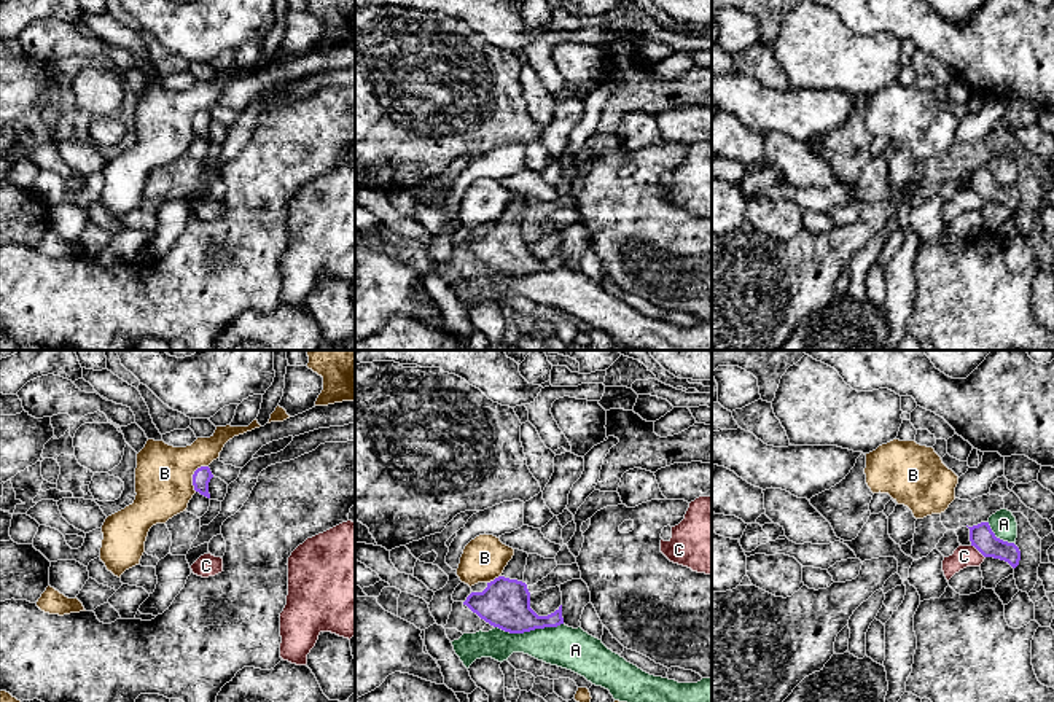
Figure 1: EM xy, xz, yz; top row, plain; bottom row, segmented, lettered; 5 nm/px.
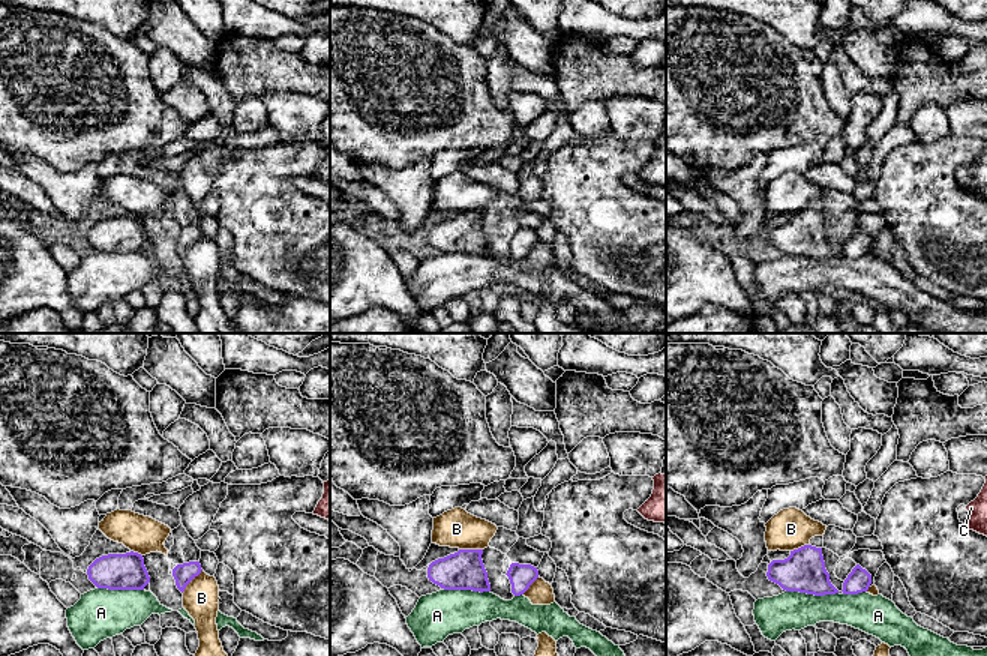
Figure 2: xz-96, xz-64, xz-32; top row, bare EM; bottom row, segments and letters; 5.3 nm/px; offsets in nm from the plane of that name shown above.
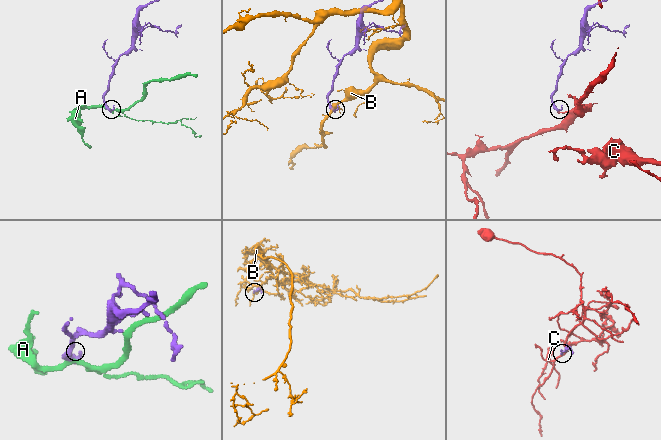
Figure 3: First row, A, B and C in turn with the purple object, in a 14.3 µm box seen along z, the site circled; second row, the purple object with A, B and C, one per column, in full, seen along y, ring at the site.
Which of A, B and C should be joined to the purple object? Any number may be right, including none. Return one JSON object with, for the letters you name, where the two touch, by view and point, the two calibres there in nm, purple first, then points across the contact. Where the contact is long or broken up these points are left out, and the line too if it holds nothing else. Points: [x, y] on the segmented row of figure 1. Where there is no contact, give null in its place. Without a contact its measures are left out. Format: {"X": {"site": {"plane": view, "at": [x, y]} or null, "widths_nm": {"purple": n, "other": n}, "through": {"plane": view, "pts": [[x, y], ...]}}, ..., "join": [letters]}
{"join": []}

